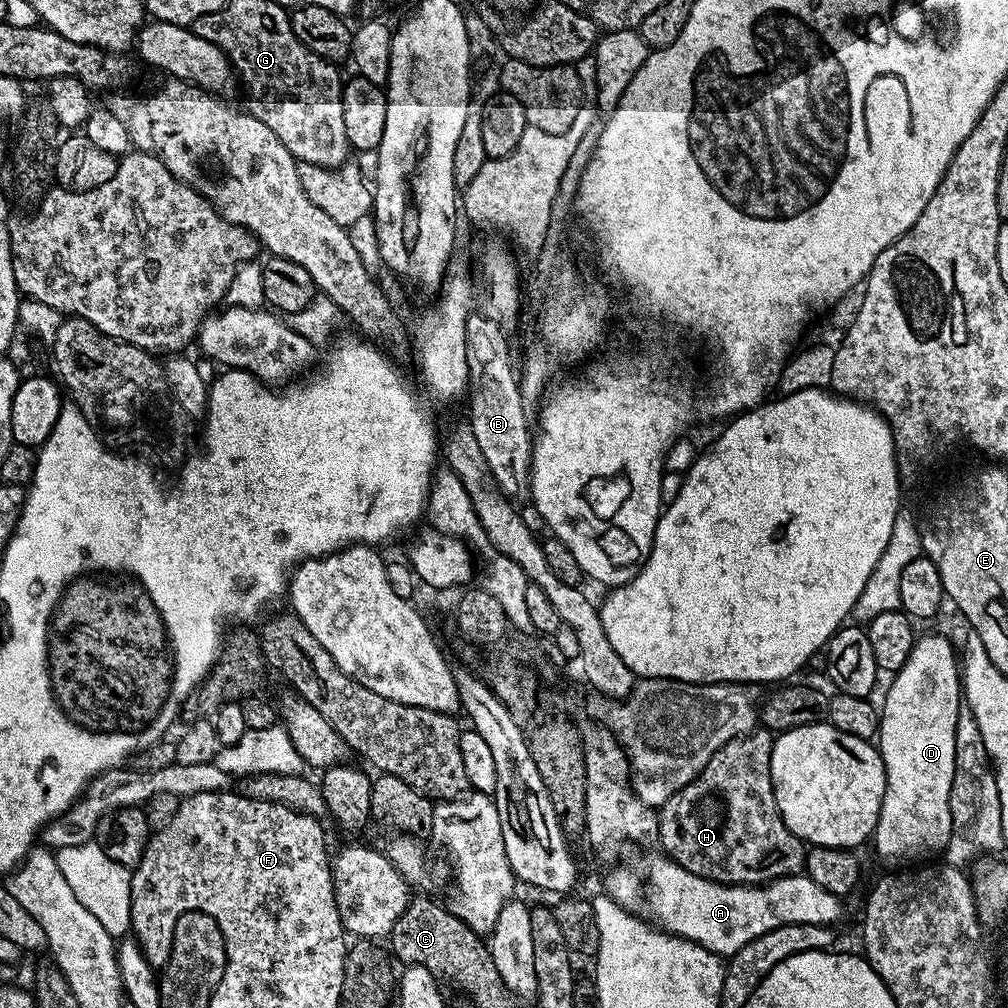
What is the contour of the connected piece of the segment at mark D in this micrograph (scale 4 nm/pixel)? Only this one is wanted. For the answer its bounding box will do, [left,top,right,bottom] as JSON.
[874,636,962,866]

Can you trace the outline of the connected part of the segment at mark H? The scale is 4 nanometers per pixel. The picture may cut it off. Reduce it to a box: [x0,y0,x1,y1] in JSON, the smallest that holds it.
[658,726,805,884]

